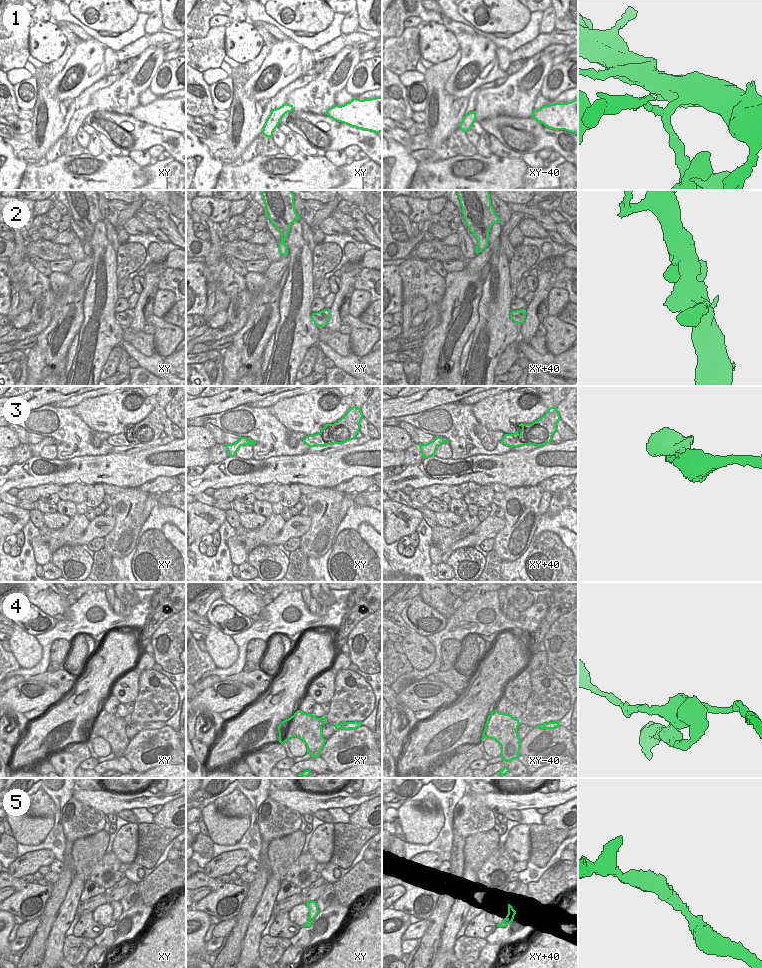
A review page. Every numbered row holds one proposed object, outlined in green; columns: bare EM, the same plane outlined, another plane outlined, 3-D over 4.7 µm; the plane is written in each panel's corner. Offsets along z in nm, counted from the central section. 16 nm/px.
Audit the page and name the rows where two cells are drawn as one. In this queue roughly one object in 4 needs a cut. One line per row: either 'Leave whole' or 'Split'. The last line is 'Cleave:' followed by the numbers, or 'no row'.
1: Split
2: Leave whole
3: Leave whole
4: Split
5: Leave whole
Cleave: 1, 4

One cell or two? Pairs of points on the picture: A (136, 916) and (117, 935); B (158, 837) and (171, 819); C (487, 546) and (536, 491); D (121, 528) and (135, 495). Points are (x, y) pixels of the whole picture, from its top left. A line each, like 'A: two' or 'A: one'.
A: one
B: two
C: two
D: one

